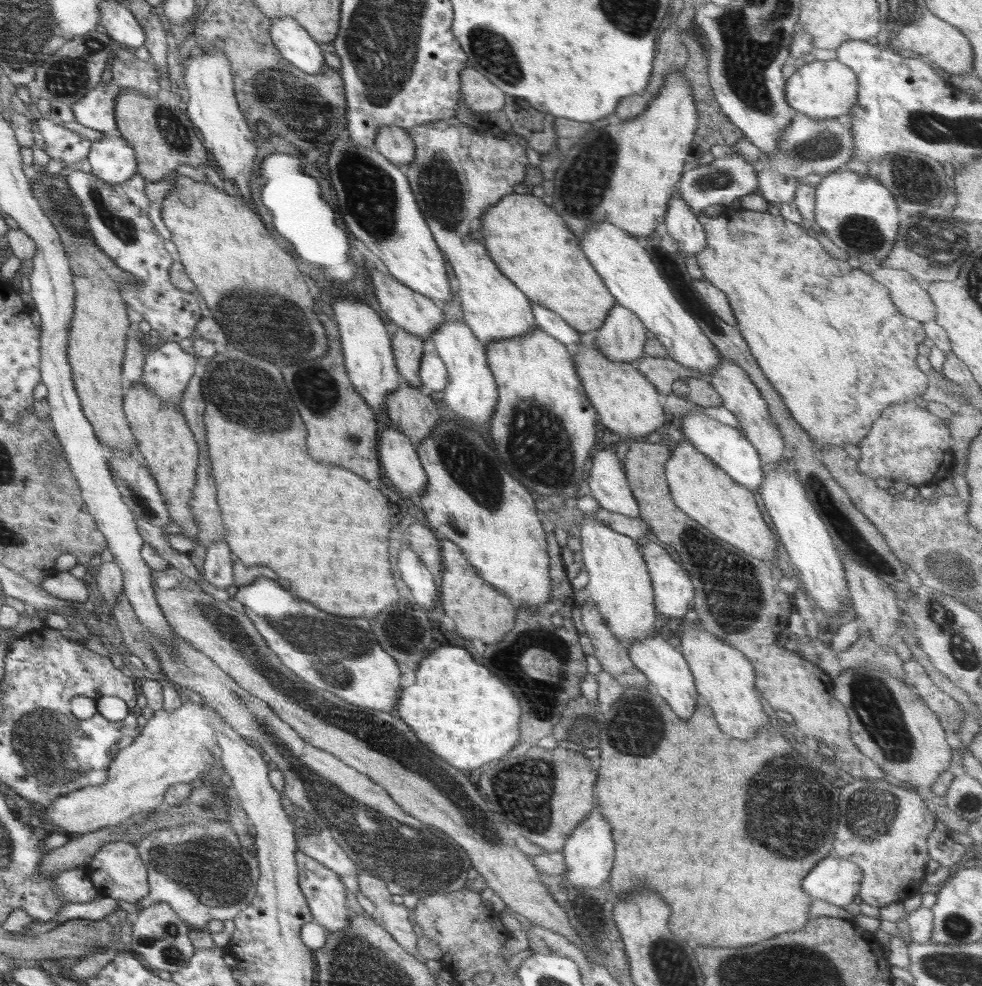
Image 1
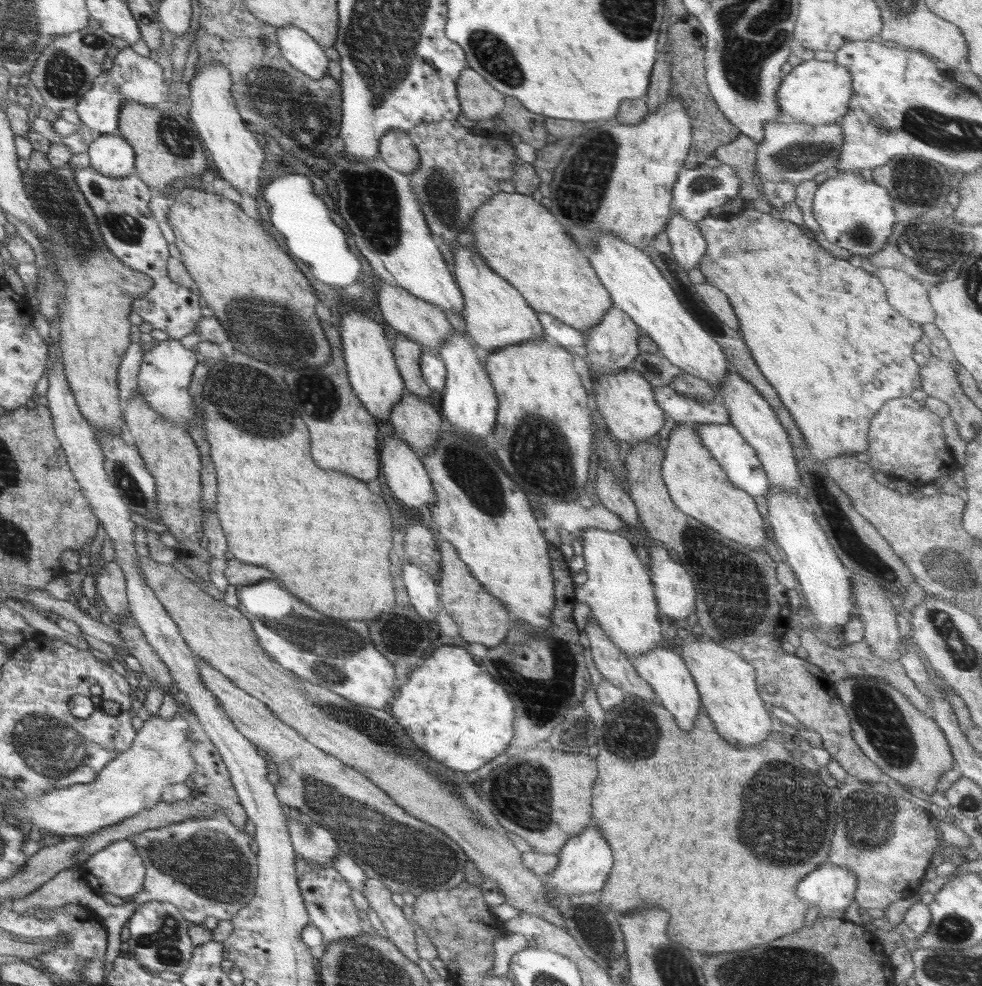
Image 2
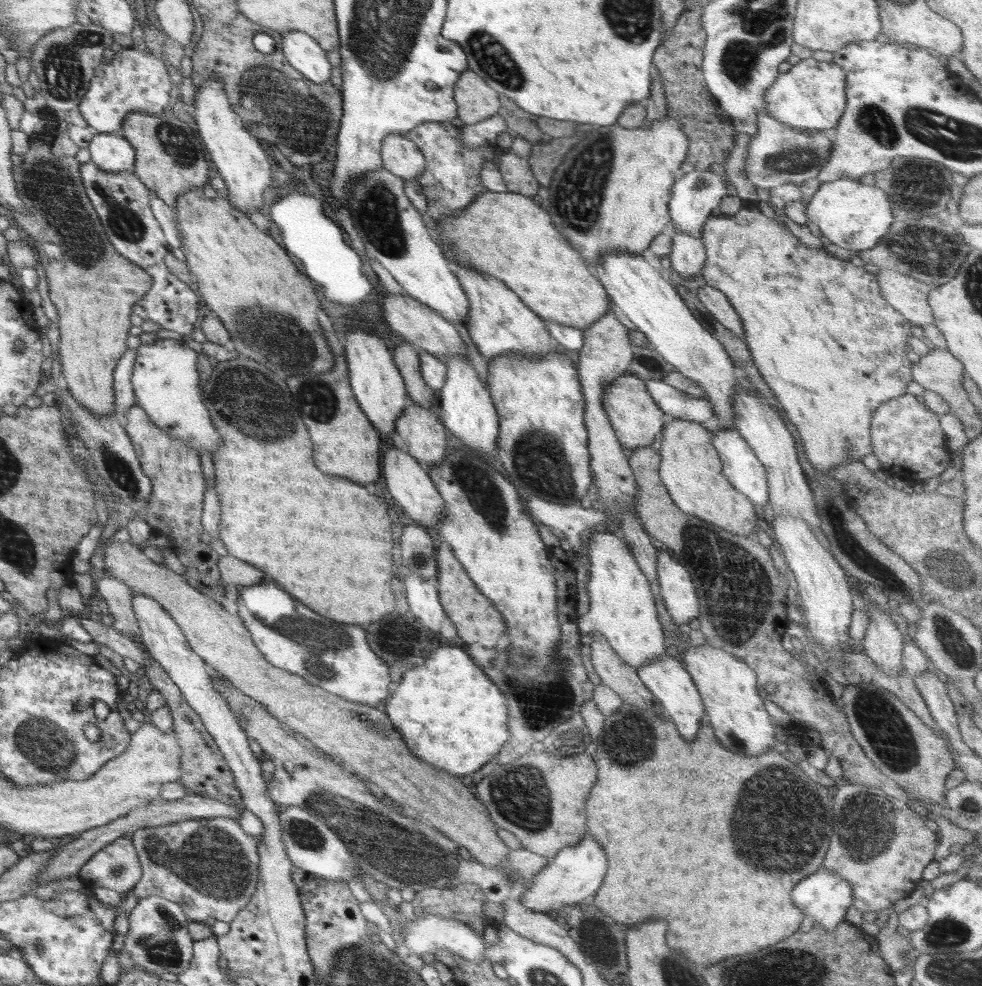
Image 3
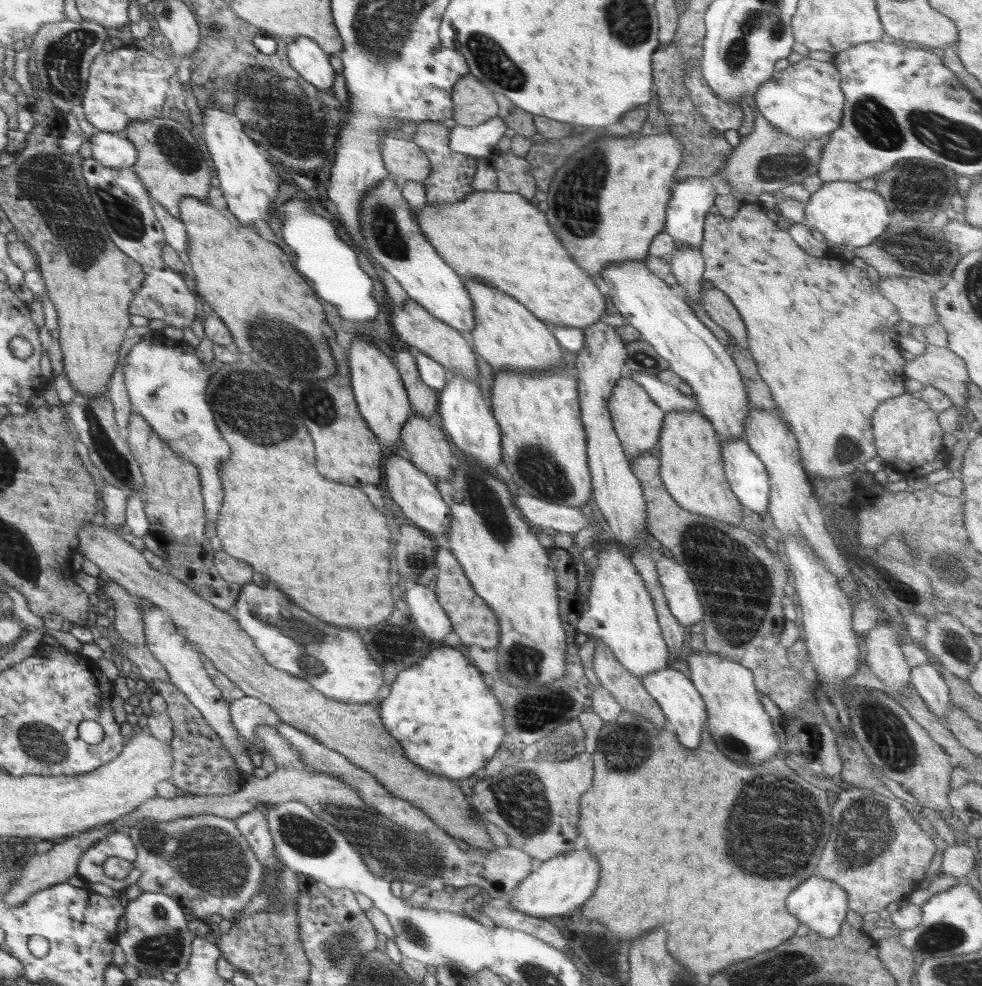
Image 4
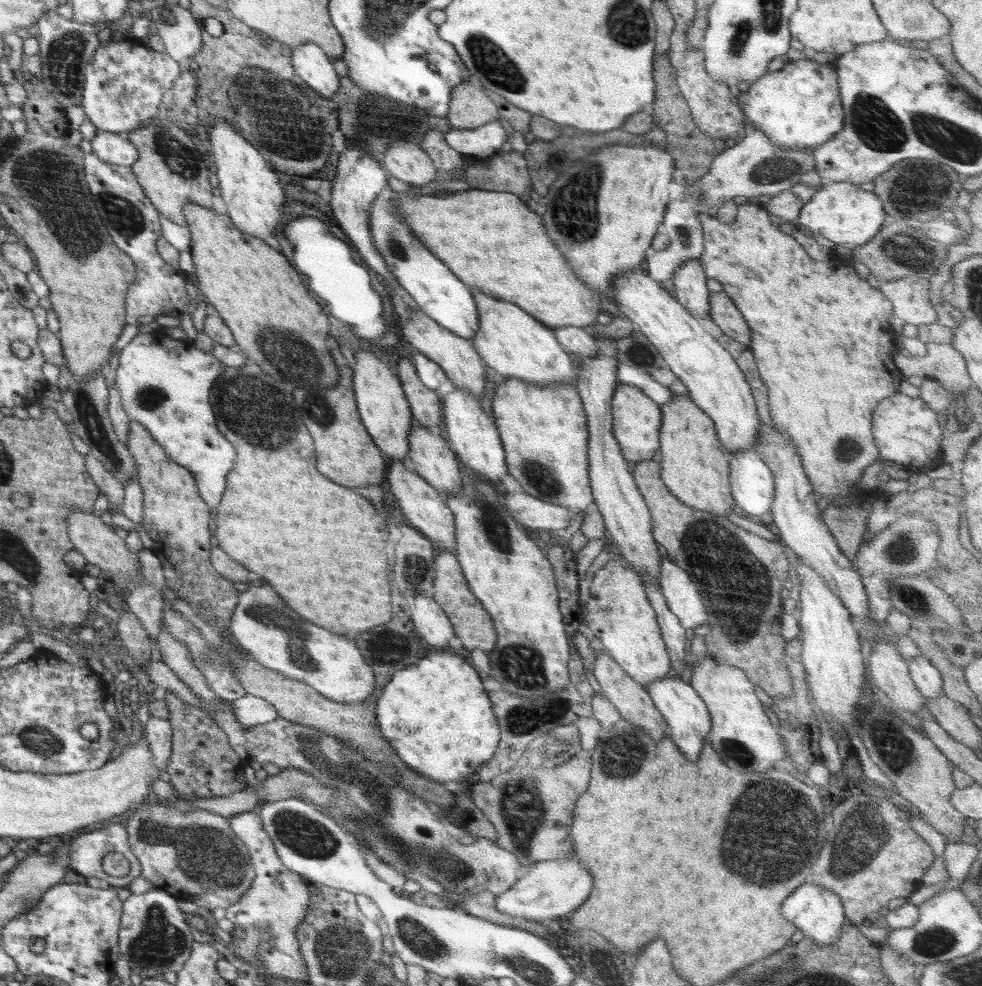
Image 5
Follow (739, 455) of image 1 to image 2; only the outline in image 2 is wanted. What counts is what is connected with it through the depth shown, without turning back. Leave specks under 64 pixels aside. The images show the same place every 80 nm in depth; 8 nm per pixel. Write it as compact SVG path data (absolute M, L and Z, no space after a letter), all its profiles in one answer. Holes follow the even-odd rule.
M696 423L694 427L704 448L717 460L717 463L722 467L722 470L727 474L733 485L745 490L753 497L758 495L765 496L770 488L768 475L763 469L760 459L756 456L756 451L752 448L752 445L744 441L744 438L734 426L731 424Z

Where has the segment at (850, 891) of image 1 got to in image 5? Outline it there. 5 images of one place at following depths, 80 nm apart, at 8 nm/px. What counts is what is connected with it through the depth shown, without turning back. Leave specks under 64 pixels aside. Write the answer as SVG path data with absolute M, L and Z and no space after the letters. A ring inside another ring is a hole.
M806 881L792 892L782 904L782 918L792 923L797 930L814 939L817 943L829 945L835 943L843 933L843 925L846 923L844 905L839 896L832 891L826 890L817 884Z

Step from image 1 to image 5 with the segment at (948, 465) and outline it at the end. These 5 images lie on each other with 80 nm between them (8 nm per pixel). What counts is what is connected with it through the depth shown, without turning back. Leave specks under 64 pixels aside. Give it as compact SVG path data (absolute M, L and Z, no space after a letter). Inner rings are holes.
M898 392L881 400L873 412L872 432L880 458L902 464L904 470L913 476L918 472L926 473L944 463L940 446L943 434L937 412L920 397L913 398Z

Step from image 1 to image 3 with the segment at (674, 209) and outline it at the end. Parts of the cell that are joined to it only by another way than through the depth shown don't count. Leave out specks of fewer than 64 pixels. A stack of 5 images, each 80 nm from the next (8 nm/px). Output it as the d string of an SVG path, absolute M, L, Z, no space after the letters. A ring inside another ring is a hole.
M677 230L672 235L669 252L672 270L678 272L683 283L689 284L689 277L701 272L705 263L705 246L701 237L682 234Z

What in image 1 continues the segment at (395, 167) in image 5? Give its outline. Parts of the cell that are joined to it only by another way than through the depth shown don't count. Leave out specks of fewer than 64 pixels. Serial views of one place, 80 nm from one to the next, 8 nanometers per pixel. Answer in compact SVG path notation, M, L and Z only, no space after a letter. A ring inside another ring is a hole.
M387 124L375 134L373 146L390 164L400 168L412 164L416 156L415 144L405 128Z

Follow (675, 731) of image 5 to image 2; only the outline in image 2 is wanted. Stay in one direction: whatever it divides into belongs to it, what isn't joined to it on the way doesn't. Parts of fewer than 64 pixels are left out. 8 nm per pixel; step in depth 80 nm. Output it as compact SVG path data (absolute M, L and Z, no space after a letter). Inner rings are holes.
M660 645L656 646L652 652L644 652L644 656L640 654L640 656L630 659L630 662L638 676L650 684L662 706L670 714L674 714L678 726L684 728L684 730L690 730L692 724L694 724L694 718L705 710L696 683L690 675L688 668L686 668L682 657L676 654L673 647L664 648L664 646Z

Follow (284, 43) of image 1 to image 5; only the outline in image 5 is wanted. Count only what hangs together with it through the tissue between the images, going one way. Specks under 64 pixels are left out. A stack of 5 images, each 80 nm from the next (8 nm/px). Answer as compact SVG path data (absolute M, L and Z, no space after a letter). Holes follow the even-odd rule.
M302 43L293 47L293 69L305 83L322 96L330 98L340 88L340 77L330 58L317 44Z

